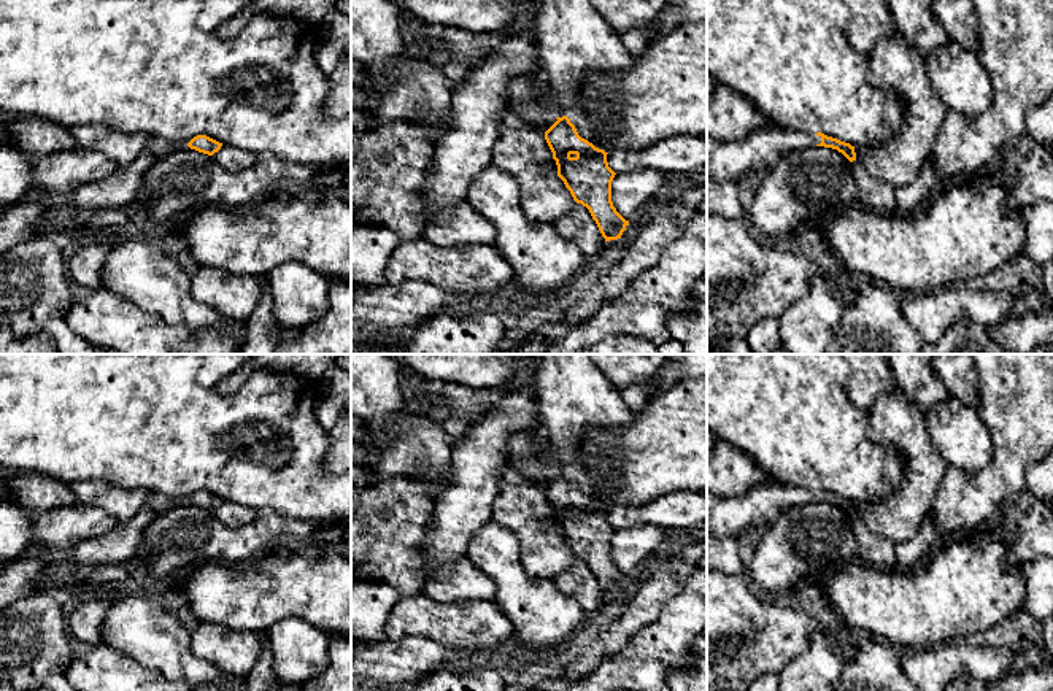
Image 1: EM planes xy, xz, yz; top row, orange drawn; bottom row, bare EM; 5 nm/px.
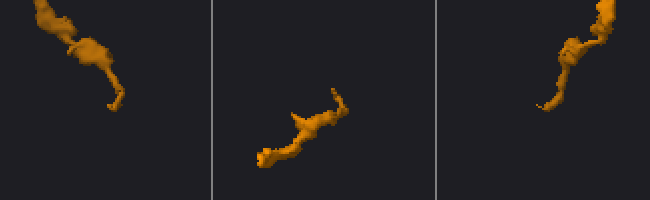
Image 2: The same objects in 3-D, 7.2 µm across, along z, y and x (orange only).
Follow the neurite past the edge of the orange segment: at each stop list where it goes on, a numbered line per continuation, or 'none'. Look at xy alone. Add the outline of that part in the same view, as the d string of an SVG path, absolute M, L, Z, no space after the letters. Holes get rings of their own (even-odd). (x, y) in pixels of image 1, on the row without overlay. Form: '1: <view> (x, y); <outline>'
1: xy (231, 515); M222 500L221 505L213 510L213 515L224 526L230 529L238 529L241 526L251 524L257 516L257 510Z

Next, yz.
1: yz (734, 515); M762 483L742 496L719 497L707 491L707 534L713 537L740 537L750 529L767 527L781 511L812 504L821 492Z

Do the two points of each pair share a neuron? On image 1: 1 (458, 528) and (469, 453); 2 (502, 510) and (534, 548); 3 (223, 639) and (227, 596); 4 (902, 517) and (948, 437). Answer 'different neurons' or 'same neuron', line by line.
1: same neuron
2: same neuron
3: different neurons
4: different neurons

